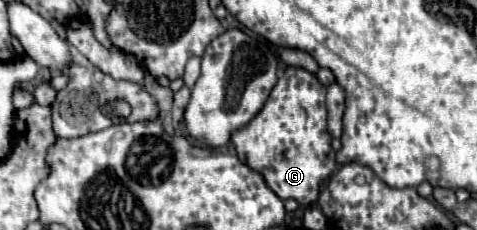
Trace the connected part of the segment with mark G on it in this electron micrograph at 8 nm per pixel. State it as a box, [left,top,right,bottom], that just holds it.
[231,68,337,206]

